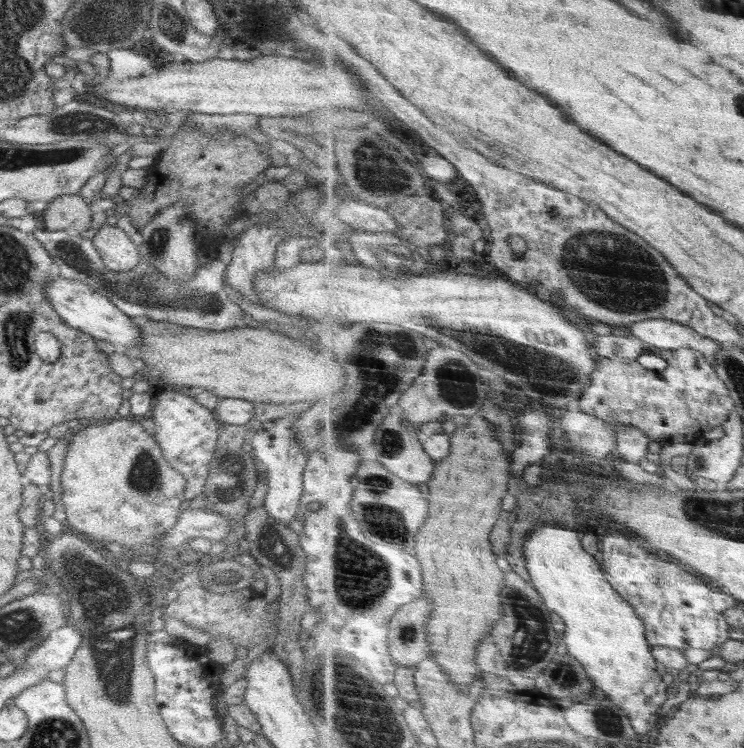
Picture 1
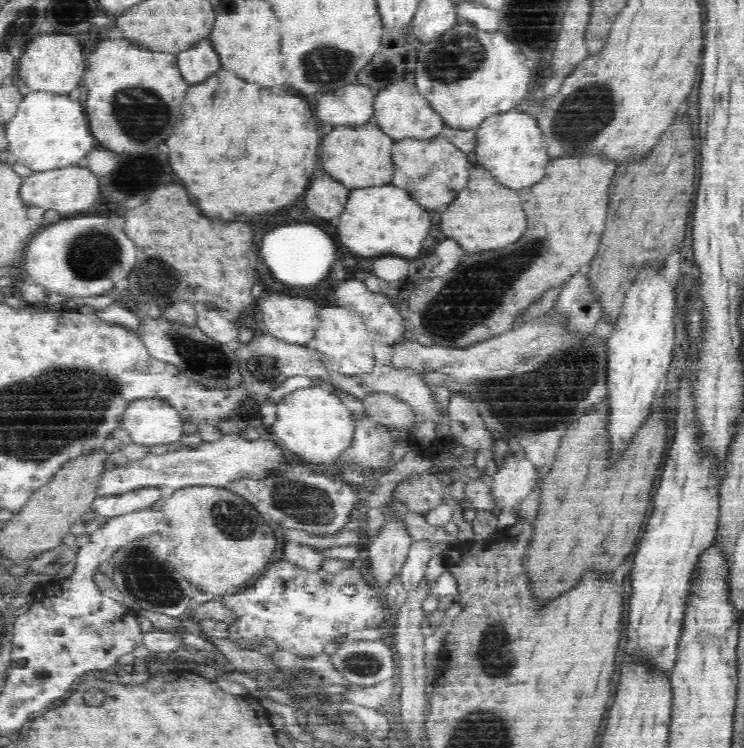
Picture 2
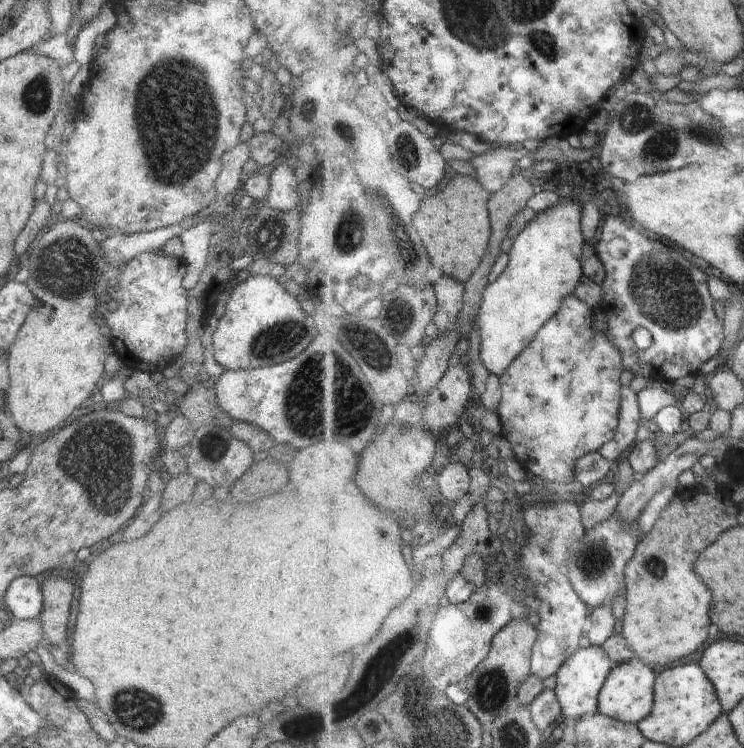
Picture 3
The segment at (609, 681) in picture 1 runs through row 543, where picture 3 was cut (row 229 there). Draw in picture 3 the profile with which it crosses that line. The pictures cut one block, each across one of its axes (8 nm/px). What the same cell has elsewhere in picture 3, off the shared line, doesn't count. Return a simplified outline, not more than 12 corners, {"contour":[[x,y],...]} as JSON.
{"contour":[[584,204],[515,239],[476,322],[504,376],[580,284]]}

